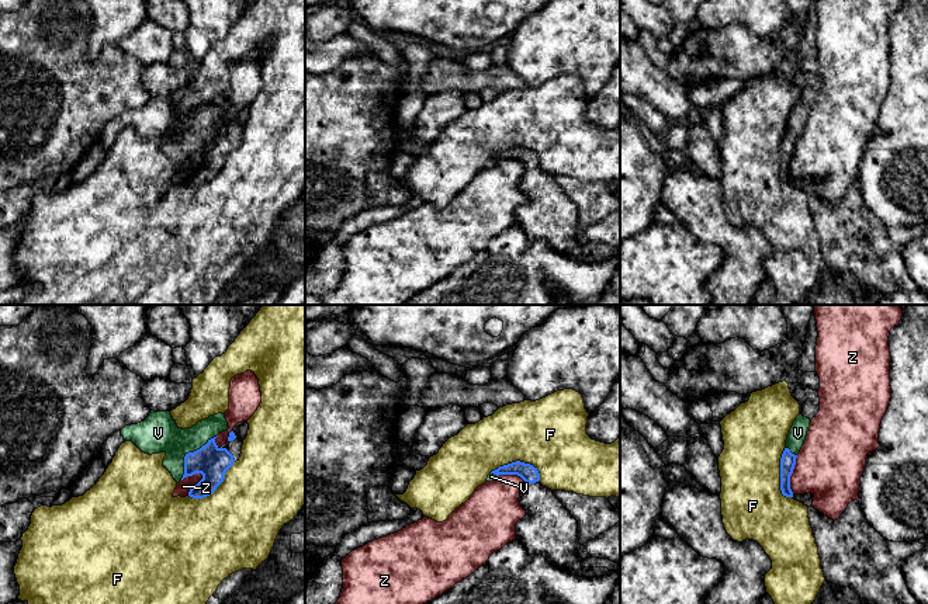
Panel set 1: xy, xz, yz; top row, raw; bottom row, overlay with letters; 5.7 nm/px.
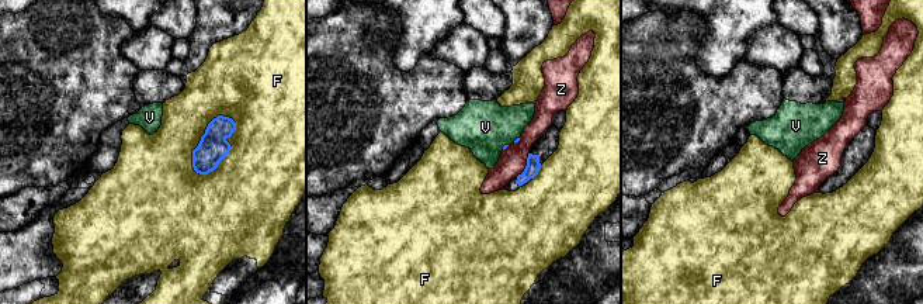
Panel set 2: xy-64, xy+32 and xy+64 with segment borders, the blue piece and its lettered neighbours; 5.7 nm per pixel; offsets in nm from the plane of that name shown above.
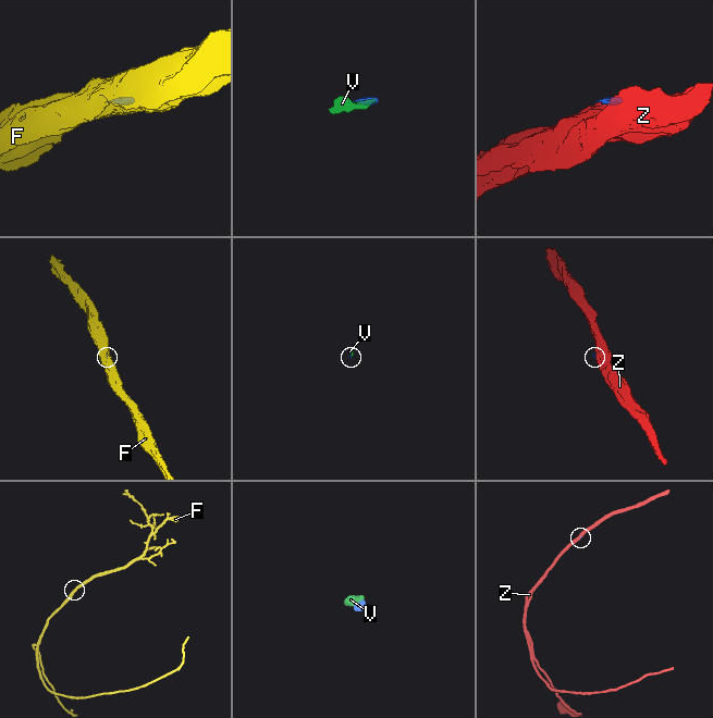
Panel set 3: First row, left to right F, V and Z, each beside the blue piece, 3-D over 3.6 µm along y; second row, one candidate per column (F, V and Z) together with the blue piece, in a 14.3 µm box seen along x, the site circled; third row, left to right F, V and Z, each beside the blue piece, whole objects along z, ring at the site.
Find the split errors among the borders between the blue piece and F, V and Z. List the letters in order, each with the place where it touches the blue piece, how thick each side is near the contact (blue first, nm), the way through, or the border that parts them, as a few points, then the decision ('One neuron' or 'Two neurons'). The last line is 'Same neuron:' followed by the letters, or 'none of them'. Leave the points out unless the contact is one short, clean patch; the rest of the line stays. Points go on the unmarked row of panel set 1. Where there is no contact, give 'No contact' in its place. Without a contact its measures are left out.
F: Touches blue at xz (518, 146). Thickness 100 nm (blue) against 400 nm. Two neurons
V: Touches blue at xy (189, 138). Thickness 190 nm (blue) against 220 nm. Path across: xy (213, 148), (198, 138), (189, 138), (177, 128), (158, 118). One neuron
Z: Touches blue at xy (197, 169). Thickness 190 nm (blue) against 80 nm. Boundary: xy (200, 158), (201, 163), (187, 180). Two neurons
Same neuron: V

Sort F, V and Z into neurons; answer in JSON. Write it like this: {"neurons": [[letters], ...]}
{"neurons": [["F"], ["V"], ["Z"]]}

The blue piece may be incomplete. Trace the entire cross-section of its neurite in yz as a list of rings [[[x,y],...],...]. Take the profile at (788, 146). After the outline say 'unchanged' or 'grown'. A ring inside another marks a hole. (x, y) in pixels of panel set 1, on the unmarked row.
[[[789,69],[789,74],[792,81],[800,90],[800,100],[796,103],[792,114],[789,115],[786,133],[780,143],[780,176],[783,181],[793,183],[790,162],[796,150],[797,139],[800,138],[807,122],[811,104],[816,103],[820,96],[820,83],[817,76],[813,76],[804,70]]]; grown

